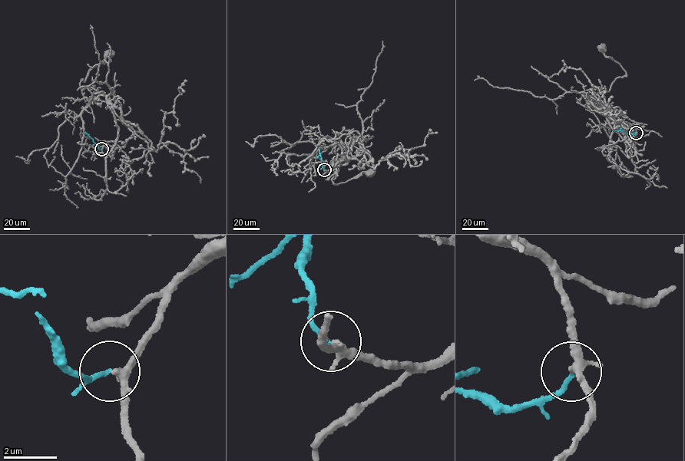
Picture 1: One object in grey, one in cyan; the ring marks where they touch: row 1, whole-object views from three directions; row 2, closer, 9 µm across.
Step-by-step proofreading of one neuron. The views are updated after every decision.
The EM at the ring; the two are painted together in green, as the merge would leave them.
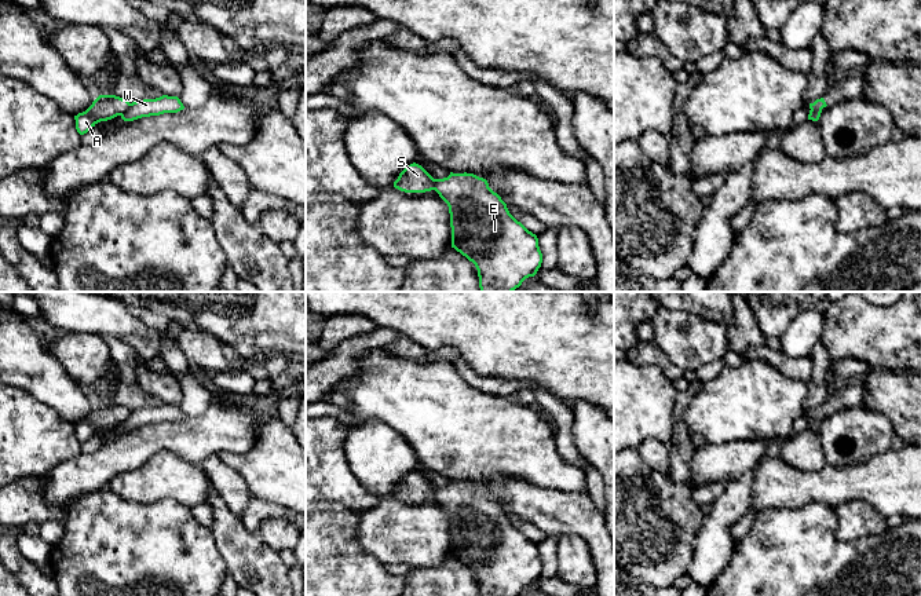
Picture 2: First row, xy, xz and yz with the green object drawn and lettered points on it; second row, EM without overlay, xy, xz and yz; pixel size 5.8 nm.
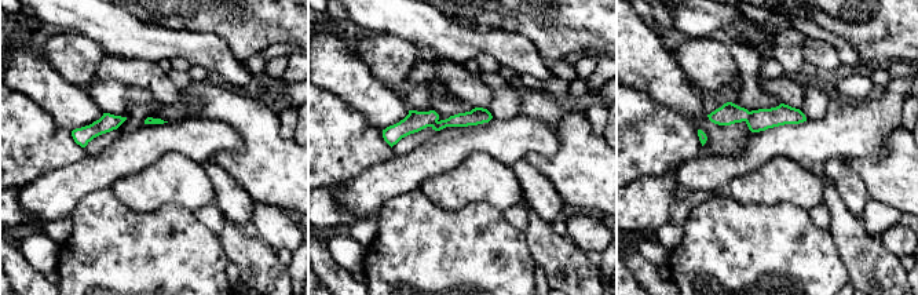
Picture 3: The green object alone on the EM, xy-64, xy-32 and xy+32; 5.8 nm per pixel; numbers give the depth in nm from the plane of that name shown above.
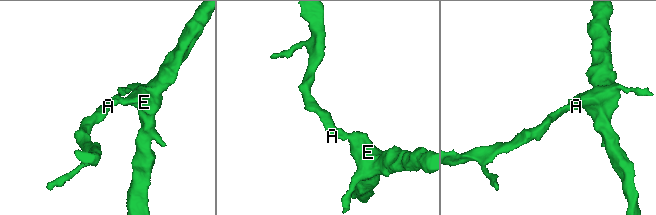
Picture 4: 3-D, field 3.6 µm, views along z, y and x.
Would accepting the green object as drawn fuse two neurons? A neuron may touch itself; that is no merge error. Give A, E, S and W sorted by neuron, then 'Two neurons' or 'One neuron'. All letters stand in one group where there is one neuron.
Groups: A S / E W. Two neurons

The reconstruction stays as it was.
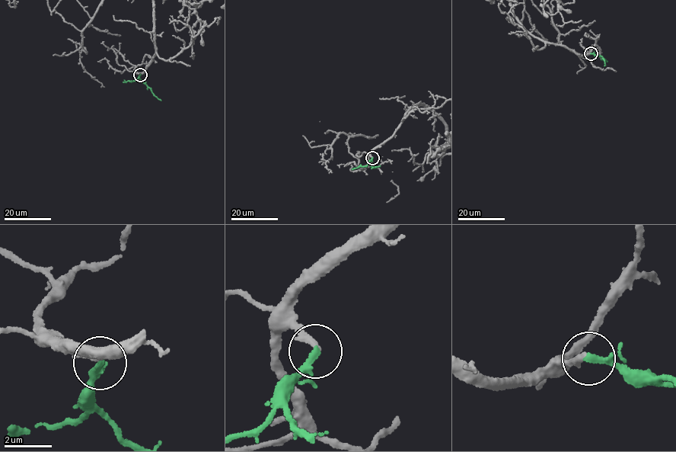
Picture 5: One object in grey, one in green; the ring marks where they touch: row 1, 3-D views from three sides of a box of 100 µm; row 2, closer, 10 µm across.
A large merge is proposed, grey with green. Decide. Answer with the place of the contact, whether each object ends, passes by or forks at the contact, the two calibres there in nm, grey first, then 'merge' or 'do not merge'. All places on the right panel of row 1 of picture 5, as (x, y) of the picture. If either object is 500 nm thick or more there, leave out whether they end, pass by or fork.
place (591, 53); grey ends; green ends; calibres 280 and 300 nm; merge

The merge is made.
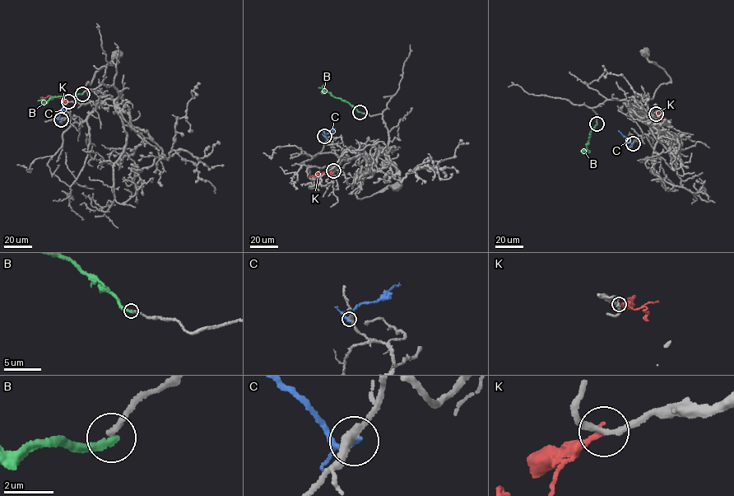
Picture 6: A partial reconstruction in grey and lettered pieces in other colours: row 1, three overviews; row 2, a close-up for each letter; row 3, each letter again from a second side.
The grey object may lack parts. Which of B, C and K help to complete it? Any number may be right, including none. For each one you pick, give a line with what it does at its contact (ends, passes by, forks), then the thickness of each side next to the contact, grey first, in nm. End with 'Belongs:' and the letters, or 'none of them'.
Belongs: none of them

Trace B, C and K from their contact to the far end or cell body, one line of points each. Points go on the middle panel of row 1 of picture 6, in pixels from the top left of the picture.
B: (360, 112), (347, 102), (318, 87)
C: (324, 137), (335, 128)
K: (333, 170), (308, 177)

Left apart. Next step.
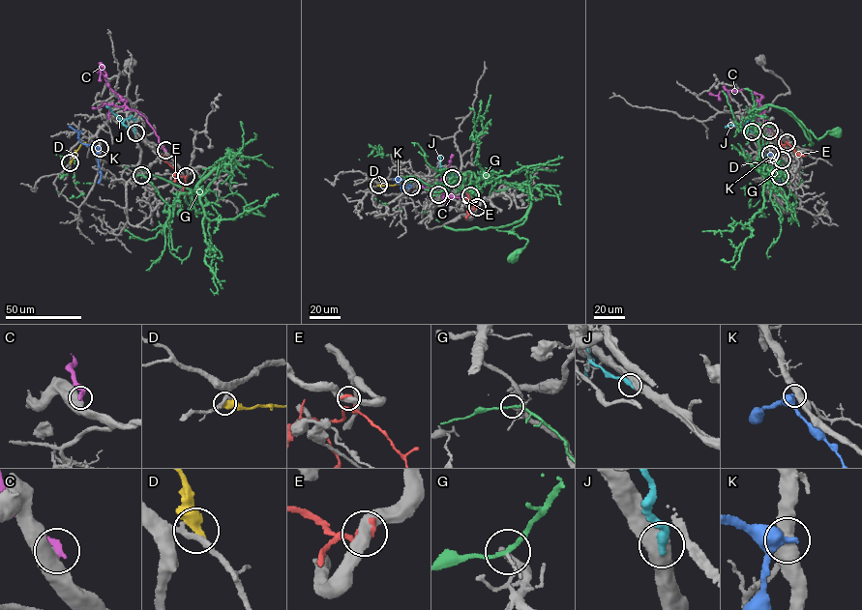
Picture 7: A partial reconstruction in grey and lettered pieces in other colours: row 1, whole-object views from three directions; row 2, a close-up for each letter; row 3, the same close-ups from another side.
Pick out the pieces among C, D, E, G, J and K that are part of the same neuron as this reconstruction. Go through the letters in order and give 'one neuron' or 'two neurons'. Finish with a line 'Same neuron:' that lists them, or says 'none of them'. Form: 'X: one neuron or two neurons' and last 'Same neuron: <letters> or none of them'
C: two neurons
D: two neurons
E: two neurons
G: two neurons
J: two neurons
K: two neurons
Same neuron: none of them

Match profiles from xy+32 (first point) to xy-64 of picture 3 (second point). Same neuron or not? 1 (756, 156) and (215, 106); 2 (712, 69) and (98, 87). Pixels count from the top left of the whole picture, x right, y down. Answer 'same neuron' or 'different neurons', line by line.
1: different neurons
2: different neurons

